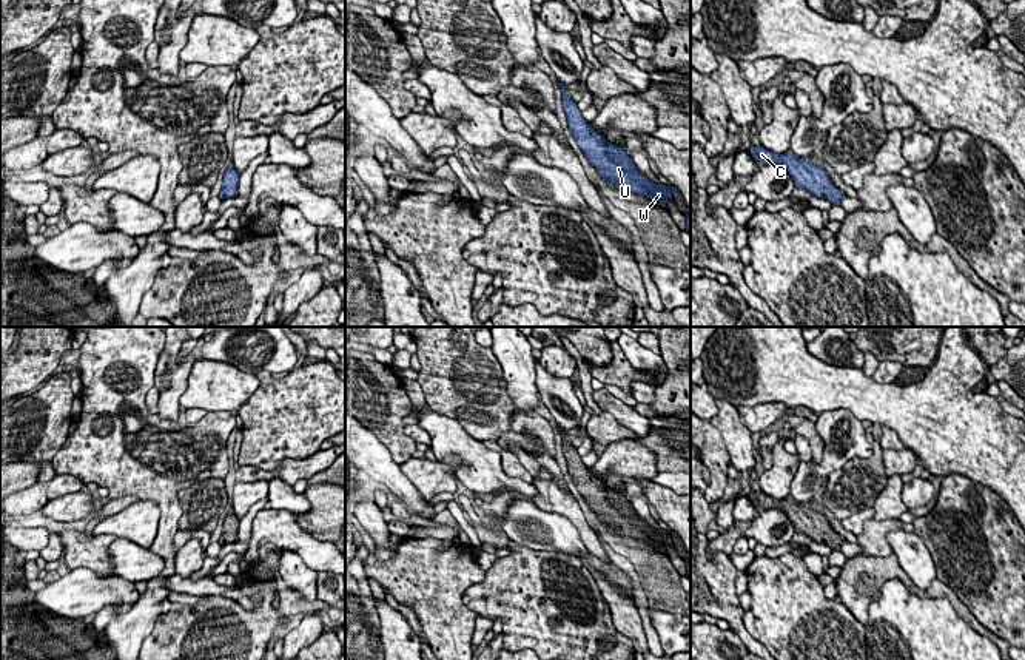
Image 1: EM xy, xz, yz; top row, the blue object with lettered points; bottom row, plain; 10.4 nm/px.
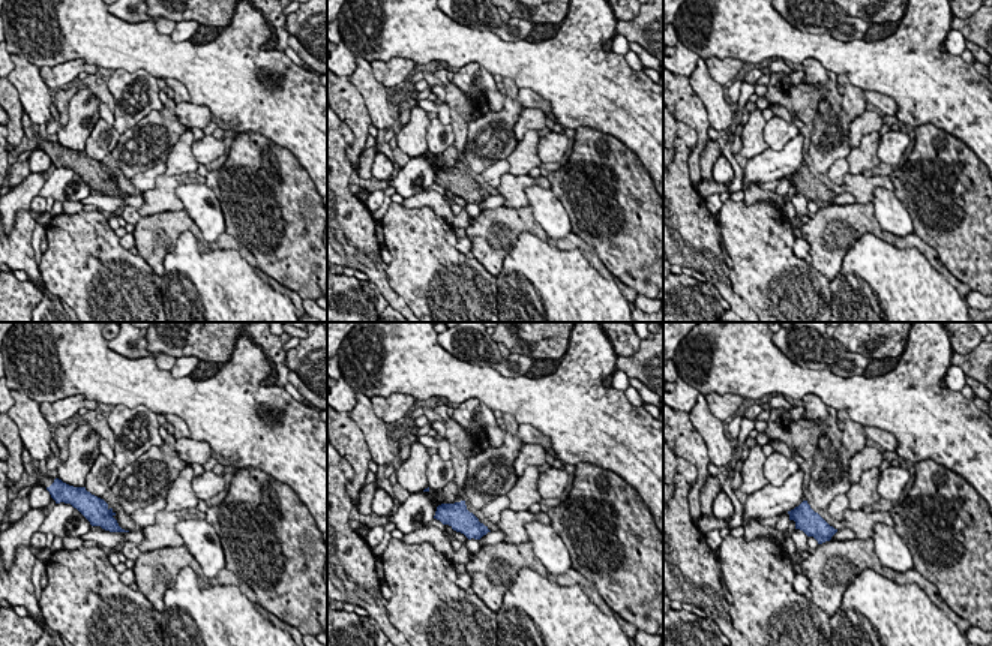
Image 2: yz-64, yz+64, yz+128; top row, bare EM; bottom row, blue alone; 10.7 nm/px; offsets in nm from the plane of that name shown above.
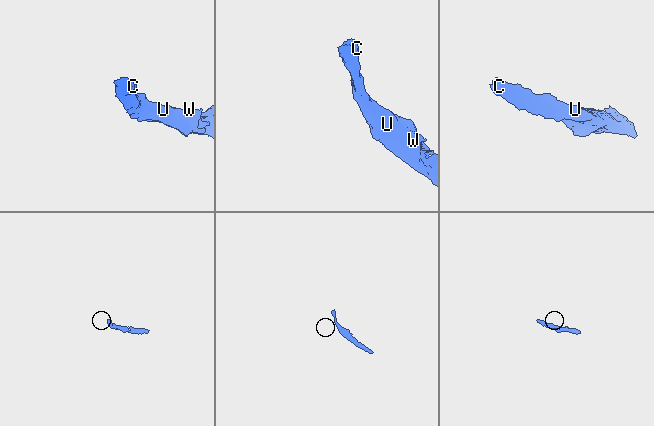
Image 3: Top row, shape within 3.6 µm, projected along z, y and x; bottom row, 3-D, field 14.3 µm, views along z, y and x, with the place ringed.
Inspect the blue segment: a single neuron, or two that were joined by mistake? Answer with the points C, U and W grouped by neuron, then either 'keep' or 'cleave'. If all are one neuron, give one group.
C U W | keep

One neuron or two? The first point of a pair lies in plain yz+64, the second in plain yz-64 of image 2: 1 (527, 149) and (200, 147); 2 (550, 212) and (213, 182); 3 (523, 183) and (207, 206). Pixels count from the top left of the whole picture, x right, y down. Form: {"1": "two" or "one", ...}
{"1": "two", "2": "two", "3": "two"}

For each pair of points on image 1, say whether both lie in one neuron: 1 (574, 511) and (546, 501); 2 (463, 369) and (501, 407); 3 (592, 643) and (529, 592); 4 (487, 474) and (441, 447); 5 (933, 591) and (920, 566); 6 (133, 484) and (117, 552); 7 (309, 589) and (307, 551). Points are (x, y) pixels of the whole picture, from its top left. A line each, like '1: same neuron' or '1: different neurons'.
1: same neuron
2: same neuron
3: same neuron
4: same neuron
5: different neurons
6: different neurons
7: different neurons

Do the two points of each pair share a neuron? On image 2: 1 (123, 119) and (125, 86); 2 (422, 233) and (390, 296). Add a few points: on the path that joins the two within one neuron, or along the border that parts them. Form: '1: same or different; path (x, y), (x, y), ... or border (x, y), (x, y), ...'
1: same; path (125, 111), (125, 93)
2: different; border (386, 266), (387, 284), (408, 306)

